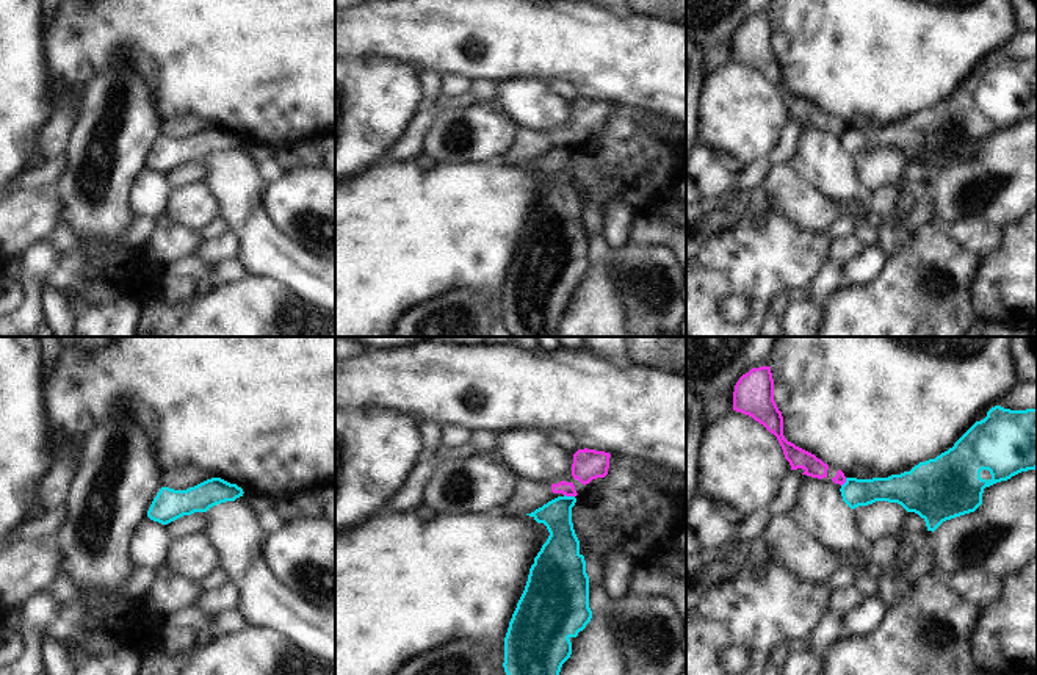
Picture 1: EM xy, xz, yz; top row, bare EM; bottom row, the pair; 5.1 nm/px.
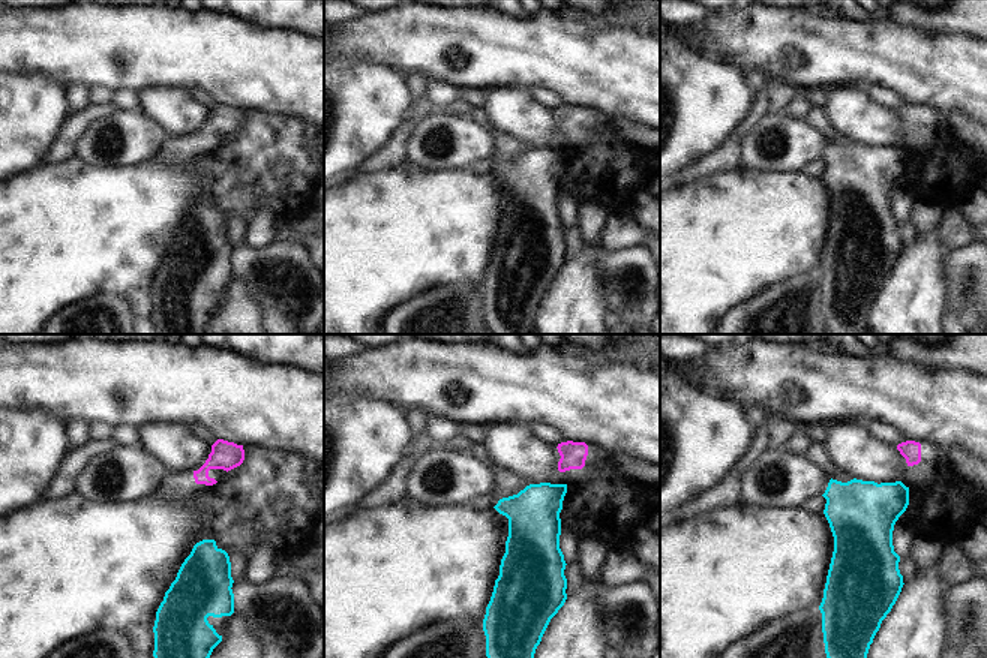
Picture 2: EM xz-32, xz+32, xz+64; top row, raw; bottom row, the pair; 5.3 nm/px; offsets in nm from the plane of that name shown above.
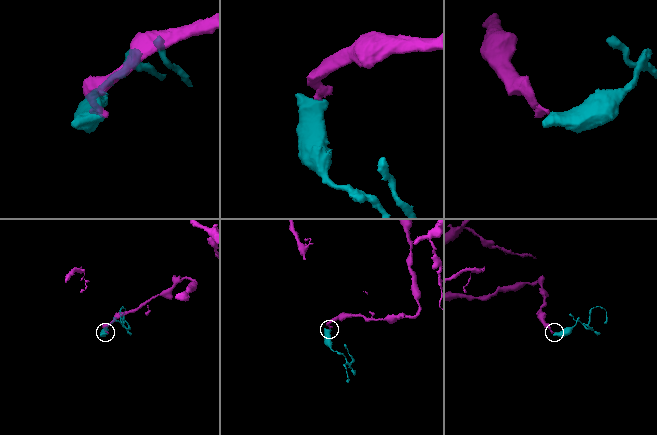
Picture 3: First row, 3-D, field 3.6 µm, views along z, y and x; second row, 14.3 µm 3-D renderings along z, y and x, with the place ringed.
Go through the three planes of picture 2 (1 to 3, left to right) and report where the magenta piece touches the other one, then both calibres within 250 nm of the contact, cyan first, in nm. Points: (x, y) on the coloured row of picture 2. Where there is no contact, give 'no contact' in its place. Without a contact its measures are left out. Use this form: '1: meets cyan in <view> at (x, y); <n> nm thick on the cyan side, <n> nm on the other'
1: no contact
2: no contact
3: no contact

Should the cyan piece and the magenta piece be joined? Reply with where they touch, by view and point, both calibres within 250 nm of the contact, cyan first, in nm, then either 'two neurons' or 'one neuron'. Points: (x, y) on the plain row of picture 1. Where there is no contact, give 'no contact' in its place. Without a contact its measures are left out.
xz (569, 146) | 160/70 nm | two neurons

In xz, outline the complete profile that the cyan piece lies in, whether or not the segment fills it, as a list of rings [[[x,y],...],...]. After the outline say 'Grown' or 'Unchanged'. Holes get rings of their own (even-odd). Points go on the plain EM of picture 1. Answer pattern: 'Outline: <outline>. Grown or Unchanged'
Outline: [[[558,146],[531,163],[550,182],[534,207],[525,240],[509,271],[504,287],[504,321],[515,337],[559,337],[562,313],[572,304],[572,287],[592,268],[589,257],[589,226],[586,210],[580,202],[580,190],[572,172],[575,146]]]. Unchanged

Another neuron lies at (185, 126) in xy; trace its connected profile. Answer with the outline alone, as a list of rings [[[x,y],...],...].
[[[182,114],[179,117],[164,119],[161,135],[174,139],[186,139],[211,127],[213,124],[204,117]]]

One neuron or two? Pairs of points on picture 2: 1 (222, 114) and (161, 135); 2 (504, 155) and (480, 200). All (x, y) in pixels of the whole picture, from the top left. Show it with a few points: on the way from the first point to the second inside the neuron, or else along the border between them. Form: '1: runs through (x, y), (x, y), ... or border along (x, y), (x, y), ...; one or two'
1: border along (171, 135), (153, 158); two
2: border along (468, 168), (482, 174), (492, 173); two

